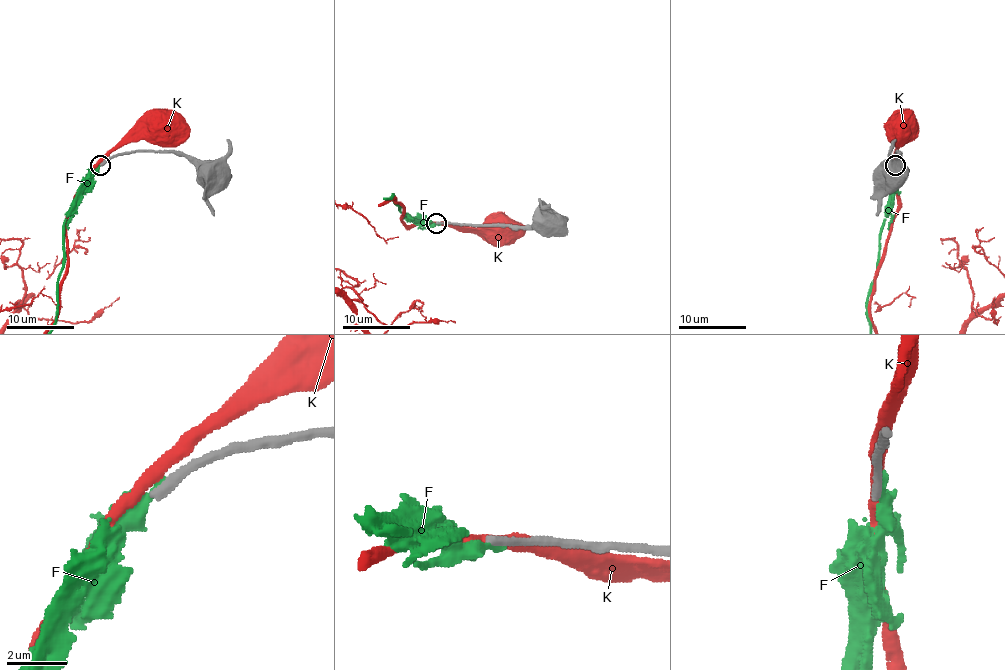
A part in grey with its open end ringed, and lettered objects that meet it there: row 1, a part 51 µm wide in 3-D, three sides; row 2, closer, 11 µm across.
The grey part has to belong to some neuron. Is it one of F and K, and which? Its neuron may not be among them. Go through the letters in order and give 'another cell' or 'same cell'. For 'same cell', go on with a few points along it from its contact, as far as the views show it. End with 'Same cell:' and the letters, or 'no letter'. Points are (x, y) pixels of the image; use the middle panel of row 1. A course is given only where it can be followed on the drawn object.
F: another cell
K: another cell
Same cell: no letter

